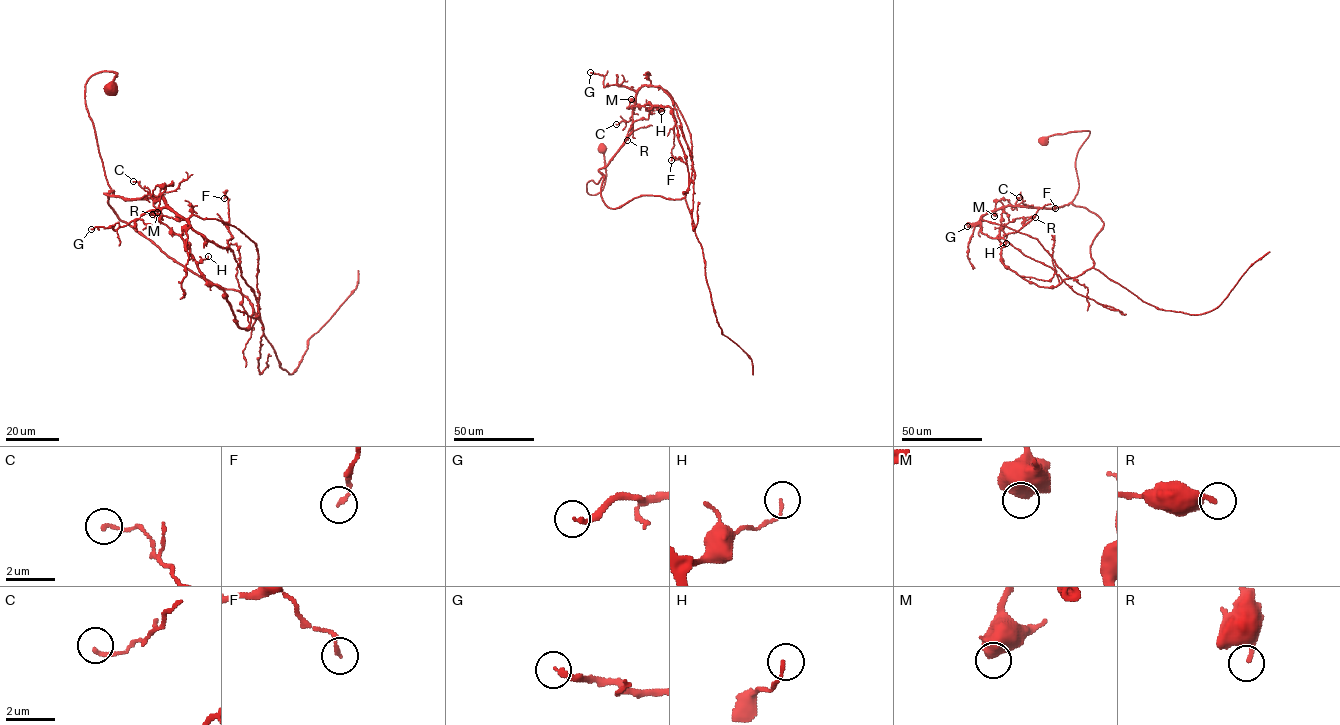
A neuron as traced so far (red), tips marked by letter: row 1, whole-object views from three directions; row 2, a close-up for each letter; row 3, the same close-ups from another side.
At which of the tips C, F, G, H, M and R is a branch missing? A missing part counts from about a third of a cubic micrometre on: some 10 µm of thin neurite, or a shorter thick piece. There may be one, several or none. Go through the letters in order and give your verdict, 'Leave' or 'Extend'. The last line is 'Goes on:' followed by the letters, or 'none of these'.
C: Leave
F: Leave
G: Extend
H: Leave
M: Leave
R: Leave
Goes on: G

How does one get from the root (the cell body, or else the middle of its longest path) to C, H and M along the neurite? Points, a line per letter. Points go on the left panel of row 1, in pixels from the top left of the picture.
C: (110, 88), (116, 74), (101, 71), (85, 91), (110, 188), (105, 193), (159, 195), (133, 181)
H: (110, 88), (116, 74), (101, 71), (85, 91), (108, 204), (245, 295), (247, 329), (200, 270), (208, 256)
M: (110, 88), (101, 71), (85, 91), (108, 204), (245, 295), (247, 329), (156, 186), (157, 212)

